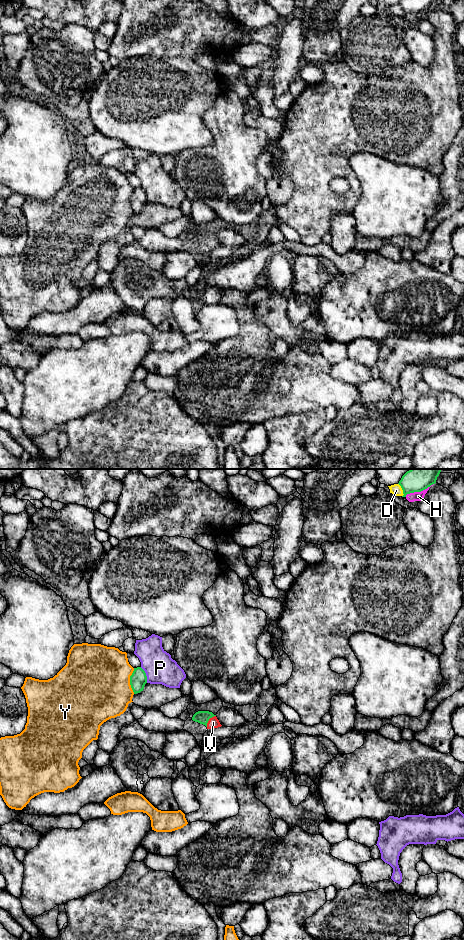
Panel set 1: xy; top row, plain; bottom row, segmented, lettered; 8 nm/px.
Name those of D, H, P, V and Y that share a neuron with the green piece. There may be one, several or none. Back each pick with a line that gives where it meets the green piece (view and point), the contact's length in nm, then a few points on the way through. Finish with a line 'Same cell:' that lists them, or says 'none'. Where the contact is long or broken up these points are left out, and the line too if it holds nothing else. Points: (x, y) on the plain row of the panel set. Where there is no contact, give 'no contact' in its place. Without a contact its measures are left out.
V: contact xy (208, 240); length 120 nm; way xy (202, 237), (208, 240), (213, 242)
Same cell: V

